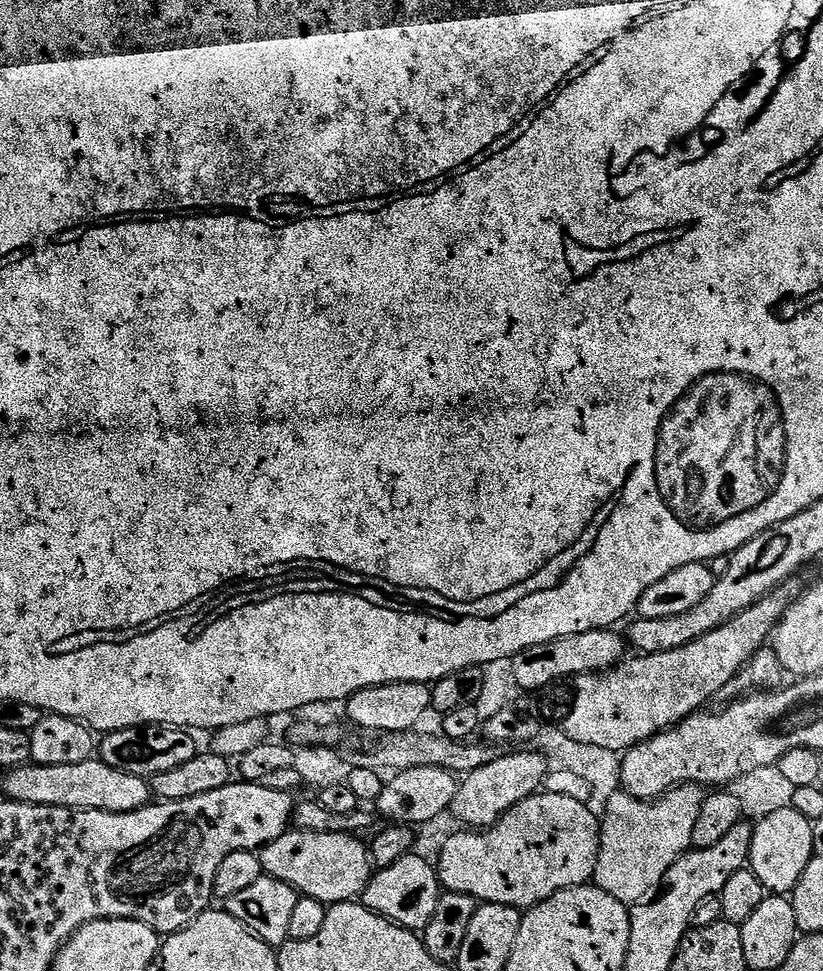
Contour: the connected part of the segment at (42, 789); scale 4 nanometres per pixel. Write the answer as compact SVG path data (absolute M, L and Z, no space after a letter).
M89 758L86 762L67 764L66 766L46 766L28 762L28 765L17 766L5 771L4 792L9 801L17 804L37 804L38 806L54 806L55 808L84 808L85 810L102 810L103 812L133 812L144 808L150 802L150 784L145 777L126 774L122 770L114 770L106 766L99 758Z

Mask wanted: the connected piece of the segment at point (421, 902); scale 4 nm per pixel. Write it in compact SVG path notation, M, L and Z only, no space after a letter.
M416 855L403 856L398 858L398 862L380 868L366 886L362 897L364 907L412 934L419 933L430 918L434 918L434 910L438 910L442 895L442 885L435 867Z

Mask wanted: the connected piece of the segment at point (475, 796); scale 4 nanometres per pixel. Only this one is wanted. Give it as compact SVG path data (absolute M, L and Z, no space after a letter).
M509 751L496 761L474 769L459 781L454 802L450 809L451 815L461 820L461 825L472 830L487 830L496 824L518 802L537 795L544 787L549 768L546 758L536 751Z

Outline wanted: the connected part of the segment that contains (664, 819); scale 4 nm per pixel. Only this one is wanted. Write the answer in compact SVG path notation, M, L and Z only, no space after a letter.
M681 784L678 788L670 788L657 800L639 800L626 791L613 791L607 797L608 805L600 820L600 849L594 884L627 906L649 899L664 881L666 870L670 870L670 866L674 866L674 862L678 862L678 858L692 848L694 825L698 822L705 795L705 789L699 784Z

